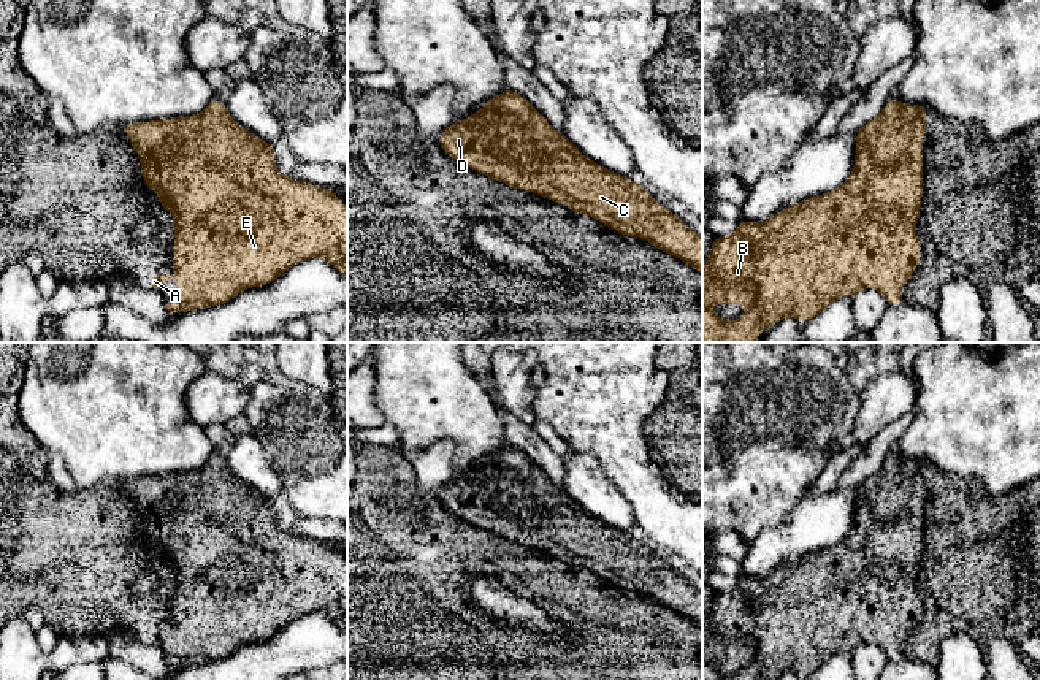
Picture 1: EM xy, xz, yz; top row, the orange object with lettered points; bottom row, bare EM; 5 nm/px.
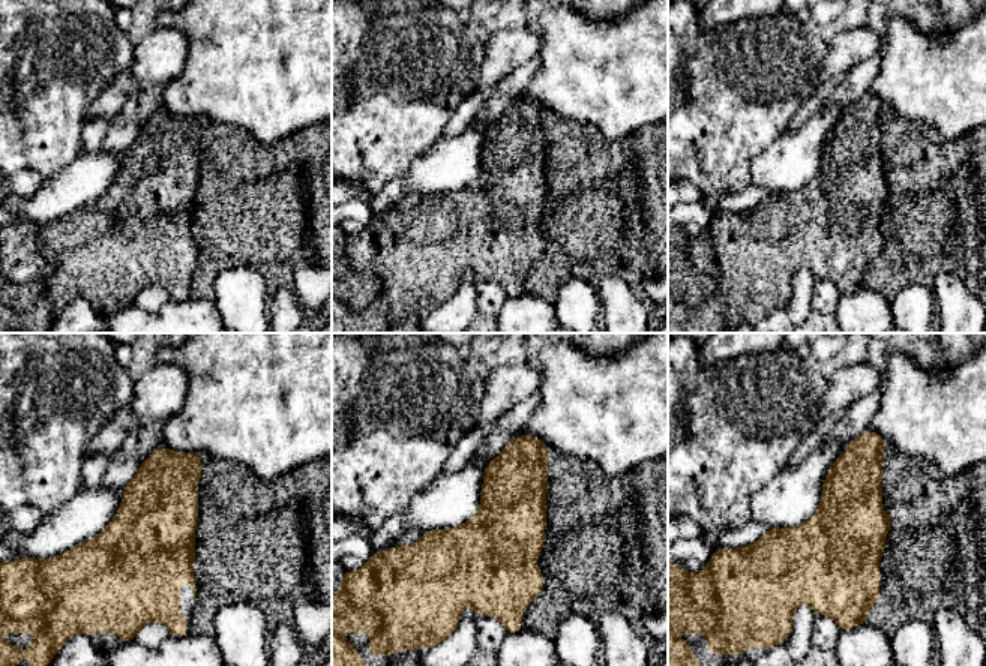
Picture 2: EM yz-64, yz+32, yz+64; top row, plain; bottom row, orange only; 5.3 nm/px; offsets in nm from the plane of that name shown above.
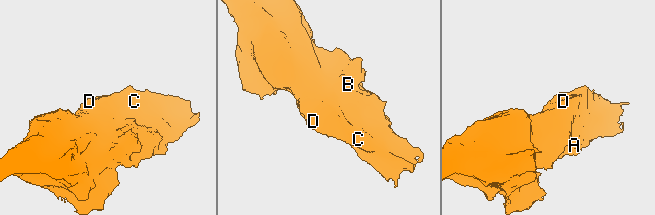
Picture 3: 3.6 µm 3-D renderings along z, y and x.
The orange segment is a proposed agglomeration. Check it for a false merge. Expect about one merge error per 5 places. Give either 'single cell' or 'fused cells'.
single cell

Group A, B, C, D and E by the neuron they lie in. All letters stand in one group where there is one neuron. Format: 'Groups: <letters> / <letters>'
Groups: A B C D E

